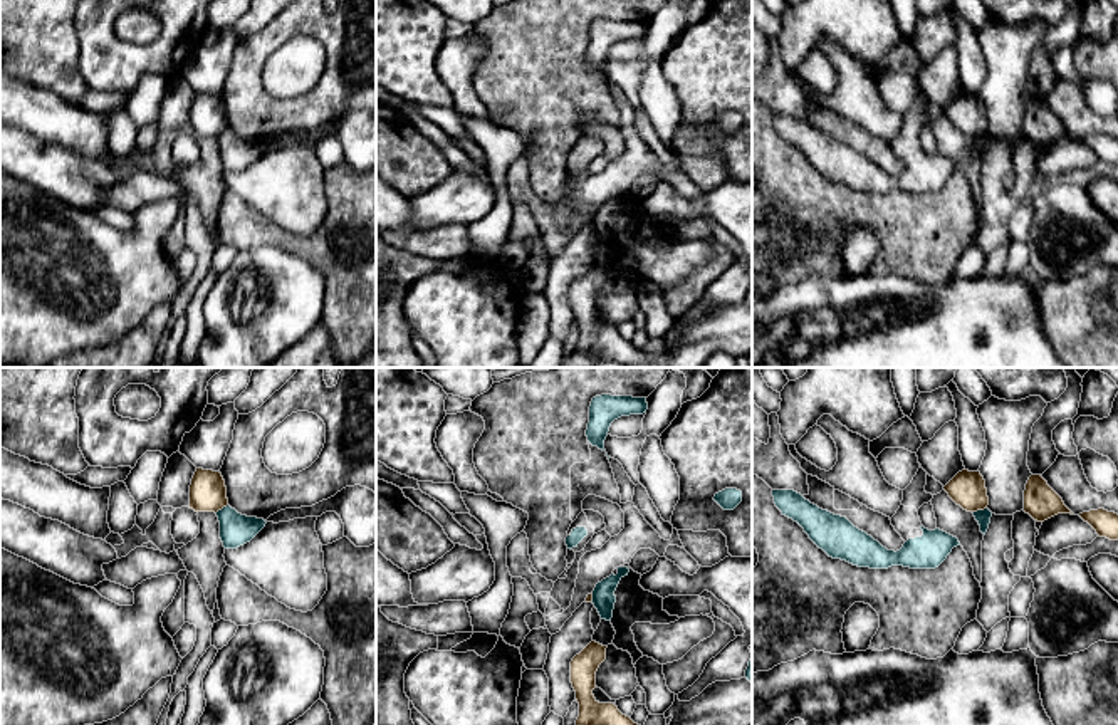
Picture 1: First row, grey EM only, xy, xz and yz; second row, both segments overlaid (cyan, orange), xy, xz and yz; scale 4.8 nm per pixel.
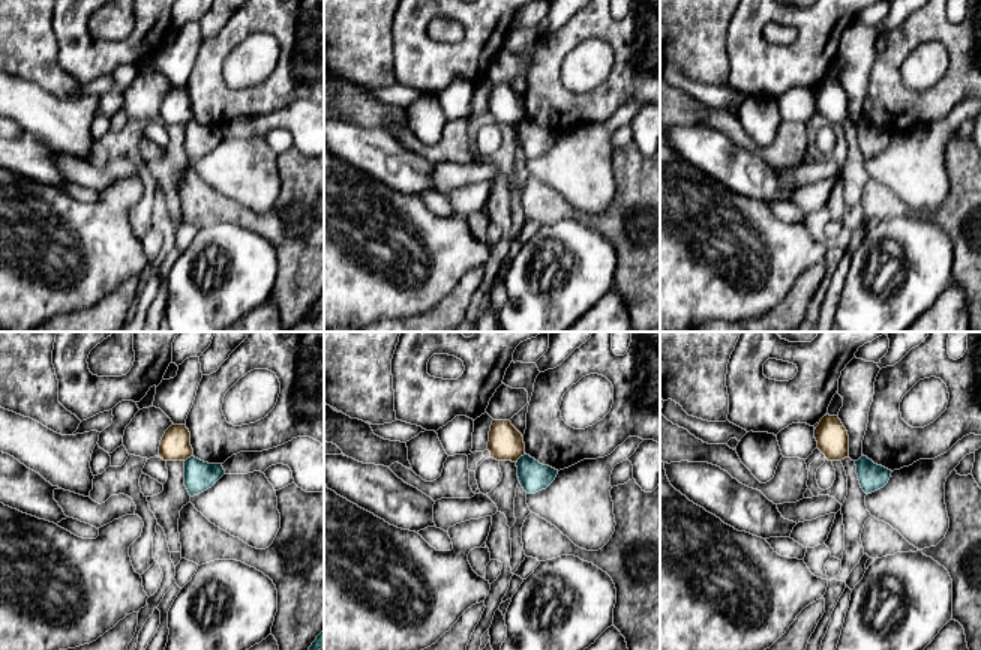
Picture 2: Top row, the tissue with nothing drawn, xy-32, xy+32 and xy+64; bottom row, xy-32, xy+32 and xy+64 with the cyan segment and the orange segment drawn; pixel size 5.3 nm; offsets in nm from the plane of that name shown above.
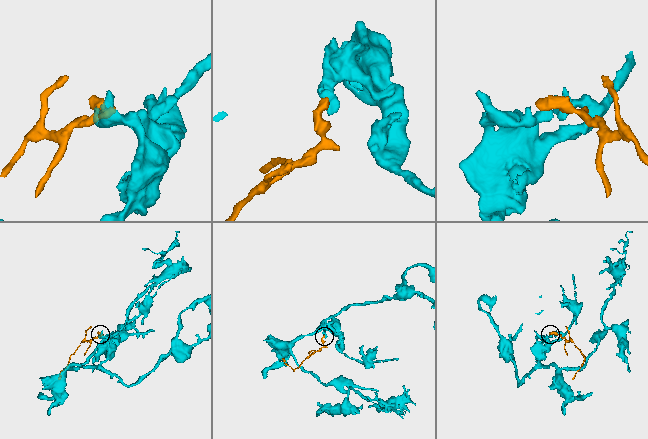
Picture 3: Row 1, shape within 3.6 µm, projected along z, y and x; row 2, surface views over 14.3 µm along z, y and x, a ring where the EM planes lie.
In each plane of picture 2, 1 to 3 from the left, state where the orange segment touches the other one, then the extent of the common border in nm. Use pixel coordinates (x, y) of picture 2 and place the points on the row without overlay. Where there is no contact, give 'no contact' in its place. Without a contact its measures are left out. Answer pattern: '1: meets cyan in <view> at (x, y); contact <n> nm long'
1: meets cyan in xy-32 at (188, 122); contact 60 nm long
2: meets cyan in xy+32 at (519, 122); contact 80 nm long
3: no contact

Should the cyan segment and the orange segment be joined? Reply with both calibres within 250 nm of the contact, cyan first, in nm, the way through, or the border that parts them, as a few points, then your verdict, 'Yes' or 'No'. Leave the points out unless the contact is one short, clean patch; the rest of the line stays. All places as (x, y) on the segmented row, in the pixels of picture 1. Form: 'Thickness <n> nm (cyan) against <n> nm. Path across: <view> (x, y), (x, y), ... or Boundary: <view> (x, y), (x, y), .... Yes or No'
Thickness 70 nm (cyan) against 180 nm. Boundary: yz (986, 507), (972, 512). No

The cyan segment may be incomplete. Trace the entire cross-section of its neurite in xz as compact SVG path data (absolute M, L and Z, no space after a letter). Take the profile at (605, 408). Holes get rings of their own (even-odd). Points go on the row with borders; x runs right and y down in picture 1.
M601 394L589 406L588 441L604 450L604 440L614 420L630 415L643 415L648 409L646 398Z

